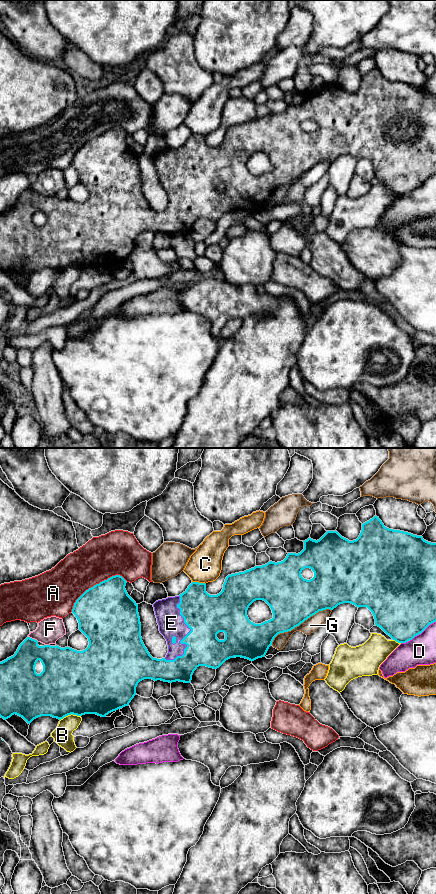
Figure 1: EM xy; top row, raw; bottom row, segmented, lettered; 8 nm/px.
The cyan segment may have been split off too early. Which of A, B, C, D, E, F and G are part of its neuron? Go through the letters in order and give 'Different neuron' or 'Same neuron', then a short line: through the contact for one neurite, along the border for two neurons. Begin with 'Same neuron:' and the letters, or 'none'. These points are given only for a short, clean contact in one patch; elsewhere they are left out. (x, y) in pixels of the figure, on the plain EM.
Same neuron: E
A: Different neuron
B: Different neuron
C: Different neuron
D: Different neuron
E: Same neuron
F: Different neuron
G: Different neuron

